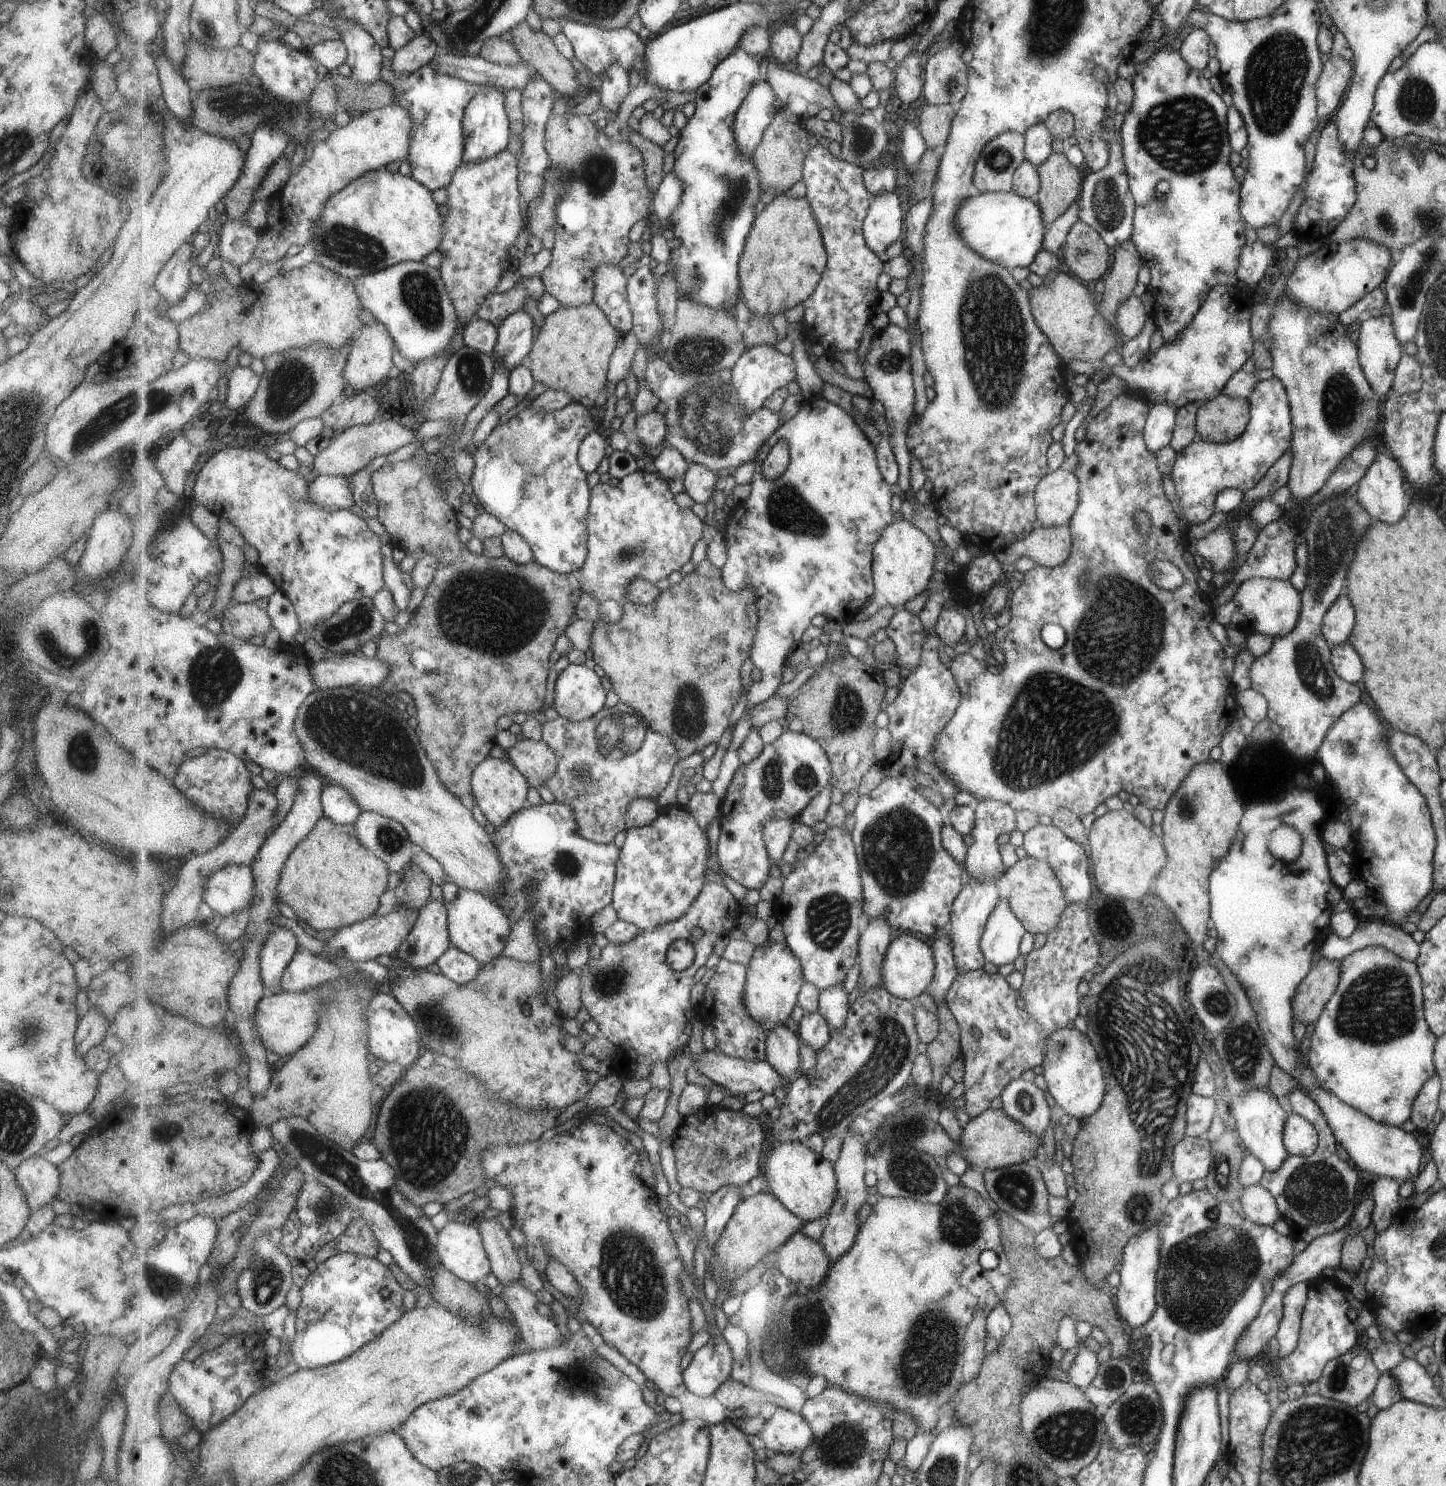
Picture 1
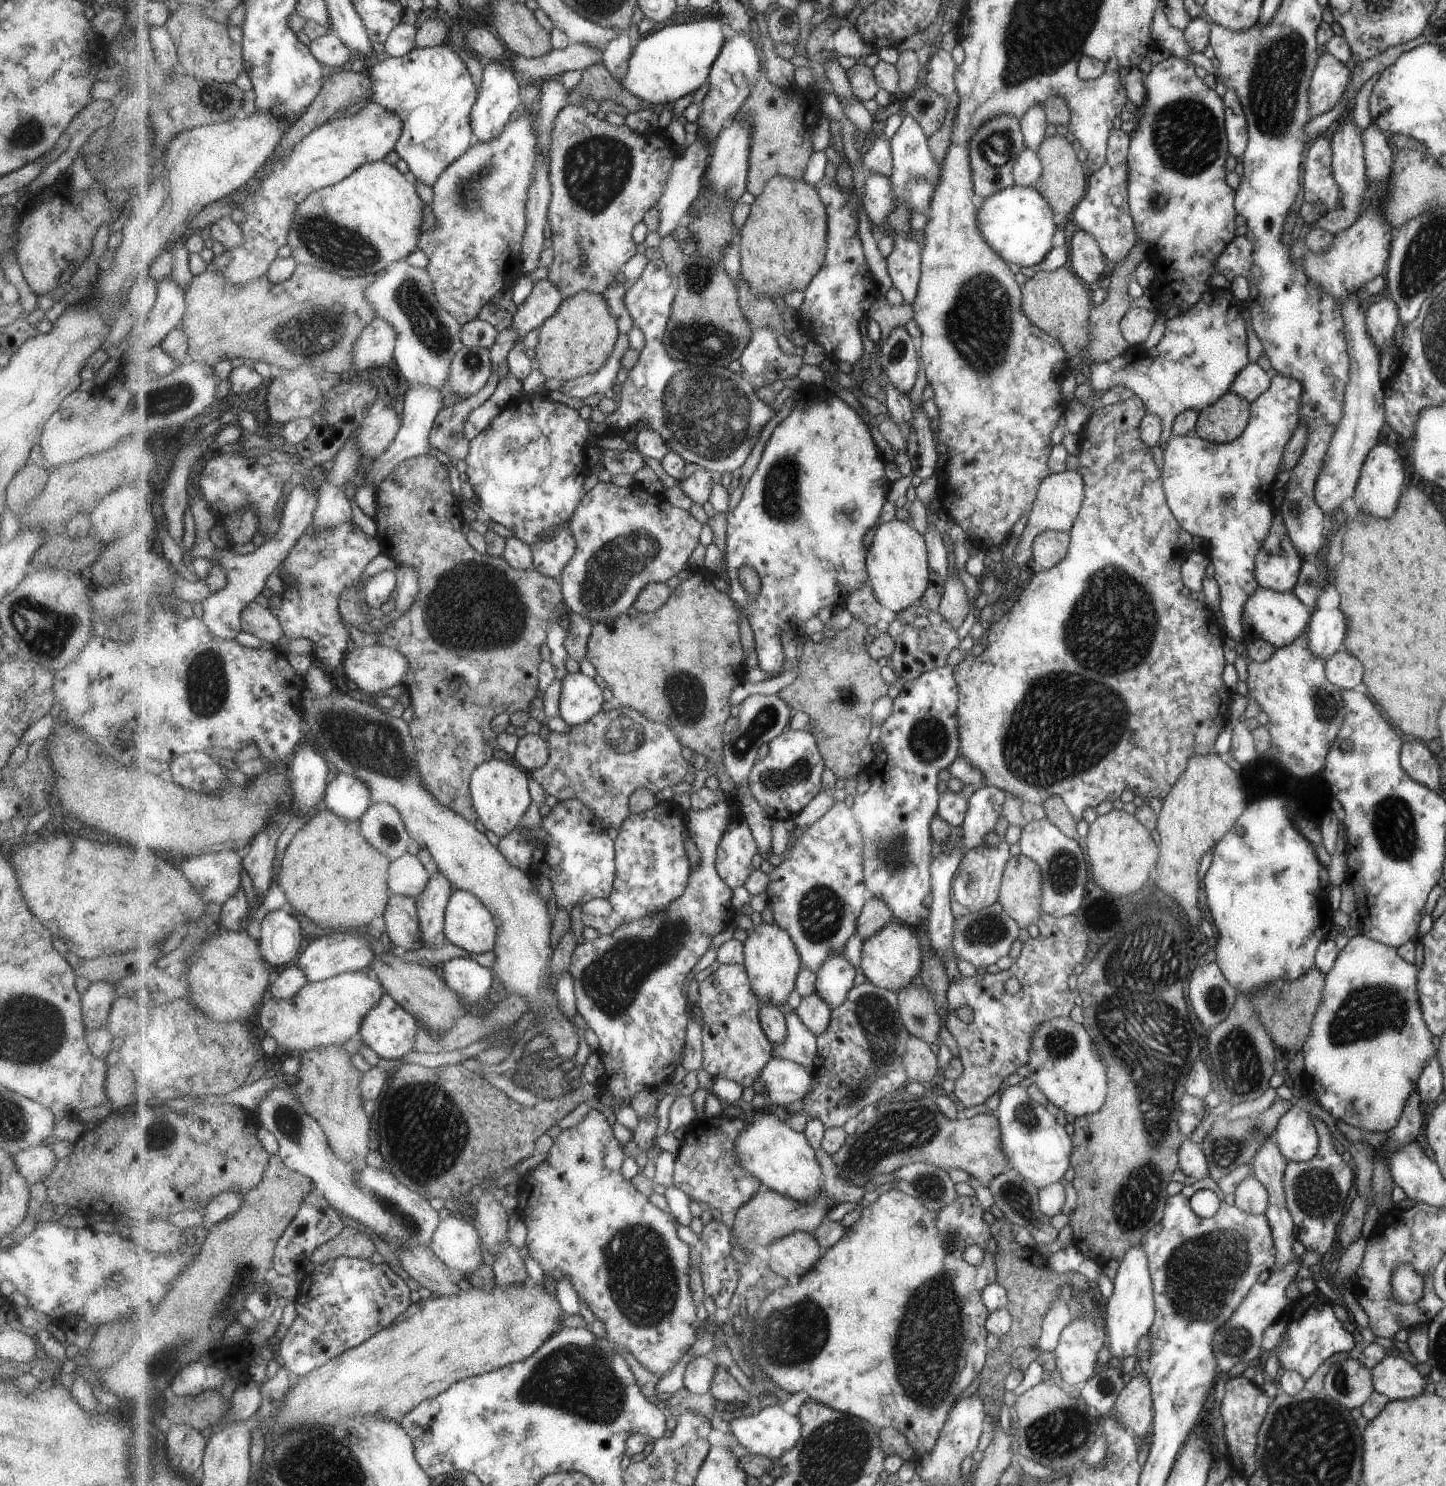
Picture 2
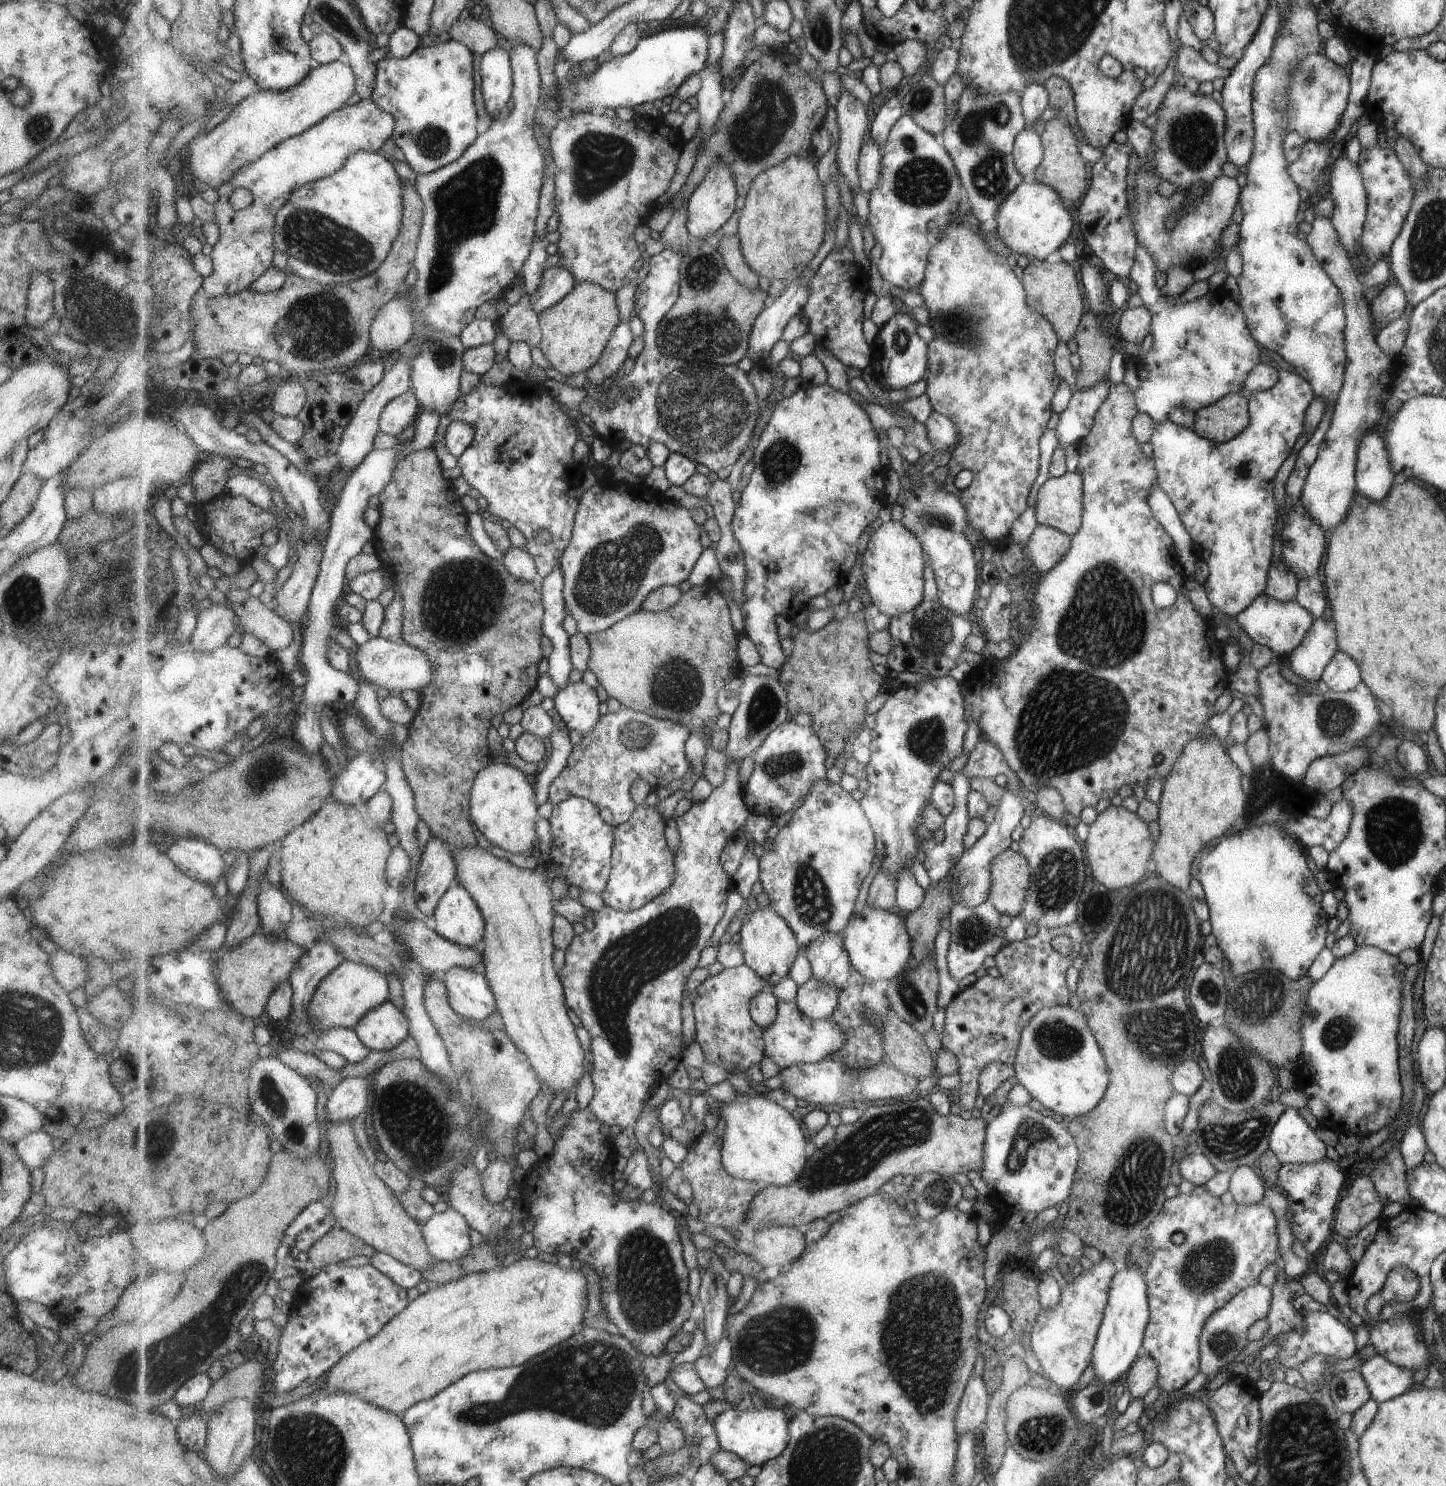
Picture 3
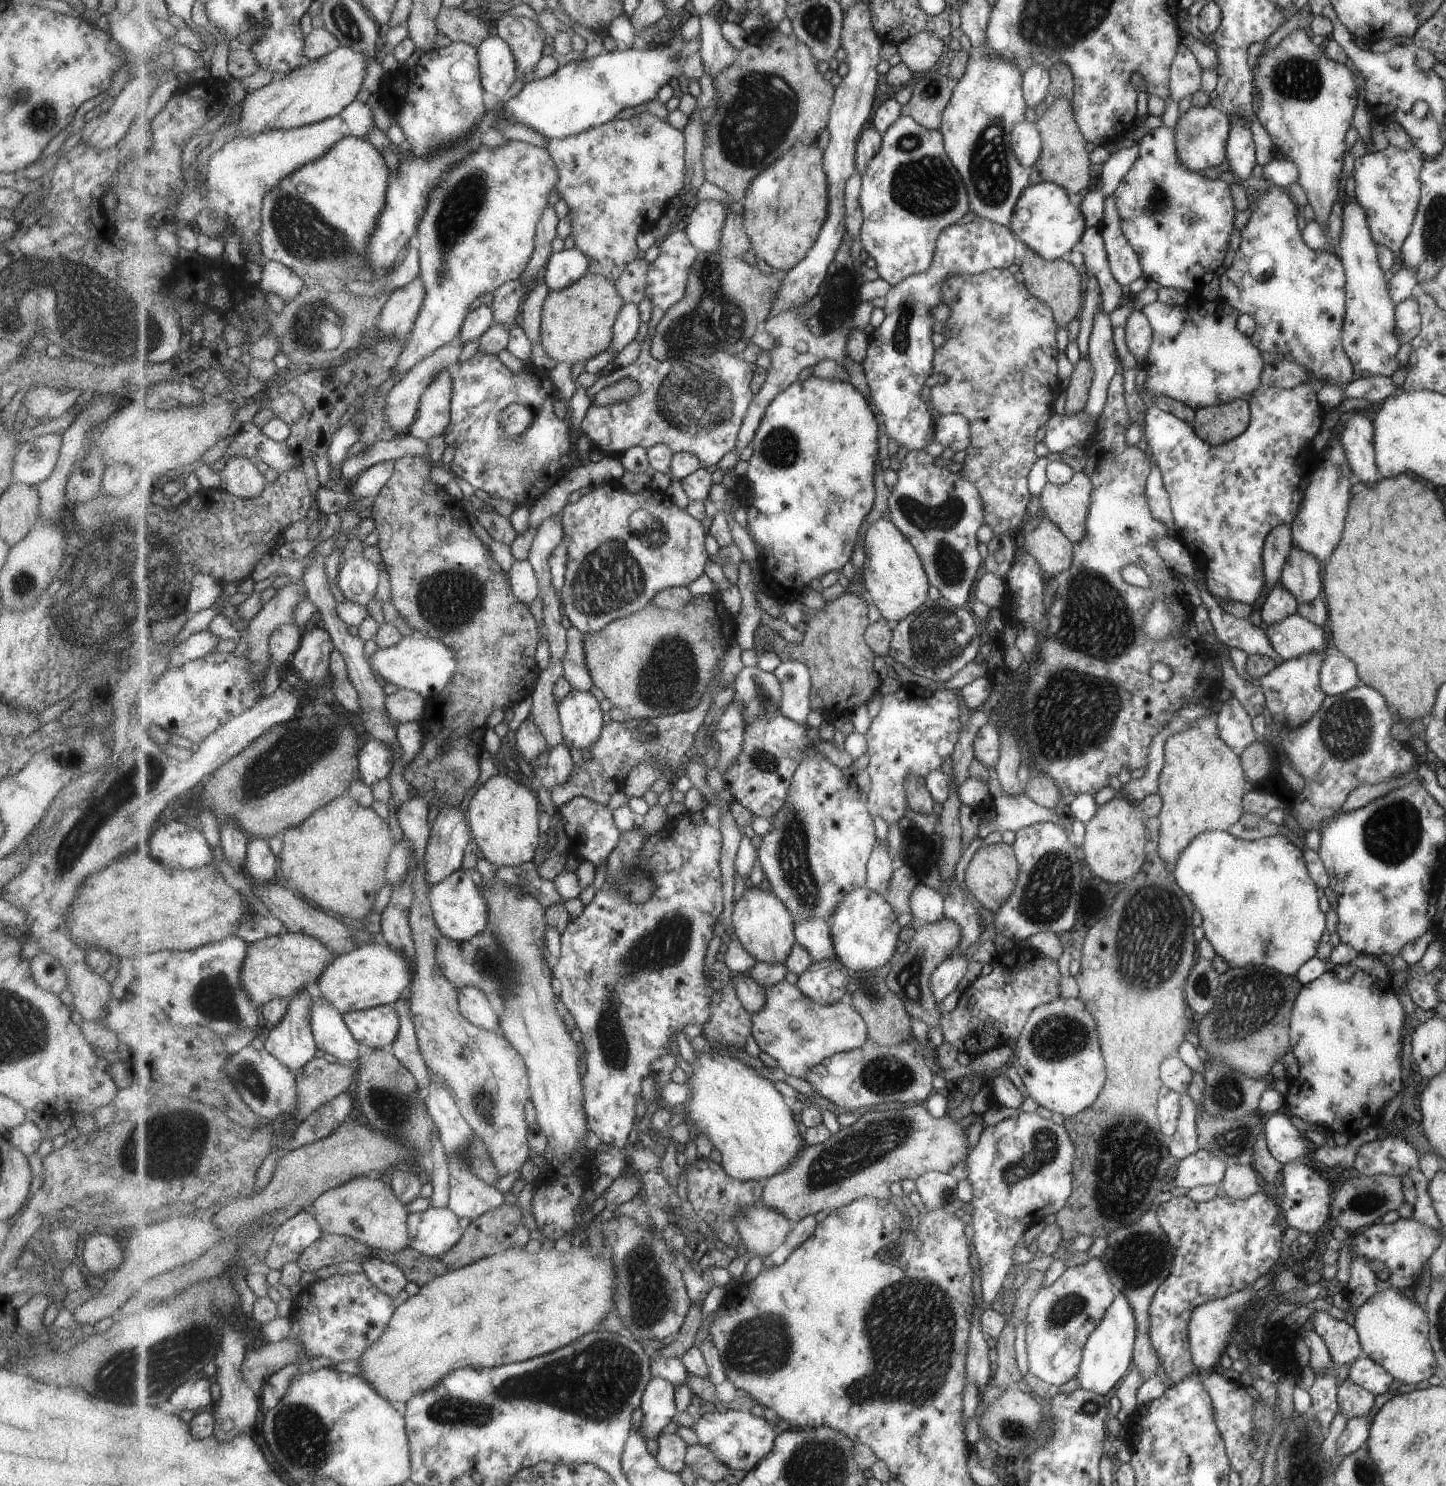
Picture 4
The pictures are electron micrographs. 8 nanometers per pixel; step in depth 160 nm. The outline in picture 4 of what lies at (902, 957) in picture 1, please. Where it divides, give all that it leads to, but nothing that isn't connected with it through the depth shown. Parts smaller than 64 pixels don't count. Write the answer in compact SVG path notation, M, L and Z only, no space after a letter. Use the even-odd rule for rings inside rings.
M866 886L850 892L828 921L836 956L852 971L877 971L898 957L900 918L883 895L870 891Z

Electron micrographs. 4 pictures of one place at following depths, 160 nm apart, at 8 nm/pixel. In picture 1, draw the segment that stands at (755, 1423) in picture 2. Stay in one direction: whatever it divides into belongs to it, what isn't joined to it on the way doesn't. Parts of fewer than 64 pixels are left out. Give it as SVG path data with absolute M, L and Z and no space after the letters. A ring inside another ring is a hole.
M777 1407L757 1436L772 1453L803 1452L816 1438L812 1424L801 1414Z

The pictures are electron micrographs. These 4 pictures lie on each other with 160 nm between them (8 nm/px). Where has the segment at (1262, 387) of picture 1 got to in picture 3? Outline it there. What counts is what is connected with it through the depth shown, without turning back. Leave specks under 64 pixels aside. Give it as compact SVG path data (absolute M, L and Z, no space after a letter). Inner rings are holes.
M1278 368L1278 381L1272 387L1261 392L1251 393L1247 396L1248 415L1251 417L1249 424L1239 435L1234 436L1231 440L1222 443L1211 443L1211 441L1205 437L1197 436L1197 433L1194 433L1192 429L1178 427L1169 420L1157 423L1153 429L1151 438L1148 440L1152 446L1152 455L1155 461L1157 484L1159 488L1170 498L1171 504L1175 507L1180 521L1191 537L1196 552L1207 552L1205 558L1200 558L1198 555L1198 558L1205 561L1209 569L1207 578L1202 582L1206 597L1215 608L1218 608L1223 614L1227 614L1229 618L1236 619L1236 616L1238 616L1244 608L1247 608L1249 604L1256 599L1256 596L1264 592L1268 568L1273 563L1277 550L1276 542L1273 540L1273 524L1275 524L1275 518L1277 518L1277 506L1275 506L1275 502L1273 502L1273 492L1271 492L1271 488L1273 488L1273 476L1275 476L1275 468L1279 468L1279 466L1283 464L1283 460L1289 456L1291 448L1293 448L1293 444L1295 444L1295 440L1297 440L1297 436L1299 436L1299 432L1303 432L1304 412L1307 410L1312 398L1312 387L1308 381L1293 371L1288 372L1287 370Z

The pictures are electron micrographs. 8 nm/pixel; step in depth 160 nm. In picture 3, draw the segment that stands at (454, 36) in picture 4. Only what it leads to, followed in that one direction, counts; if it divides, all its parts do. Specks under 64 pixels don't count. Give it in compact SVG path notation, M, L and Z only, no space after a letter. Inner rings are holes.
M471 16L458 20L449 32L449 38L461 41L465 46L483 56L486 52L497 47L497 31L491 28L487 22L479 20L477 16Z

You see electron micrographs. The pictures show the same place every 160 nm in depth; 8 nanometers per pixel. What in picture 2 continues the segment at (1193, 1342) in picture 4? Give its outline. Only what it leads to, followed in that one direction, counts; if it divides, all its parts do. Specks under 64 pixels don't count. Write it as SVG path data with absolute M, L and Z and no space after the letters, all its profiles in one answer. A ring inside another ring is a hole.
M1305 1250L1300 1257L1287 1261L1283 1266L1272 1268L1263 1284L1256 1284L1249 1290L1245 1300L1236 1308L1234 1314L1212 1335L1213 1356L1223 1372L1227 1372L1234 1364L1248 1363L1259 1356L1261 1334L1265 1332L1266 1328L1275 1324L1275 1320L1279 1318L1283 1308L1287 1306L1288 1298L1285 1298L1285 1292L1289 1284L1293 1282L1297 1269L1303 1265L1306 1267L1316 1265L1320 1262L1321 1257L1322 1255L1316 1252Z

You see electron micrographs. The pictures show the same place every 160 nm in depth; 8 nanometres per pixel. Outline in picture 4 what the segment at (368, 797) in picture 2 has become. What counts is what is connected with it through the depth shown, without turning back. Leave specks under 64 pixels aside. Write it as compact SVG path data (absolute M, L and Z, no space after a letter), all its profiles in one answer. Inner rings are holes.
M377 739L367 742L358 754L362 782L372 788L375 783L387 779L392 769L394 750Z

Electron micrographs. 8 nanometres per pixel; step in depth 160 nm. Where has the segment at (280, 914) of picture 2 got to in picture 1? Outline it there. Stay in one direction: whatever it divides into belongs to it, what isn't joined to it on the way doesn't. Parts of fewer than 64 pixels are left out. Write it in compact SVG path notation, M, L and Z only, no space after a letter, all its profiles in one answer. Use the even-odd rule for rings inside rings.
M286 926L275 929L271 938L266 940L265 946L261 953L261 972L264 986L268 989L272 988L275 994L281 992L279 990L282 976L285 974L287 965L293 960L297 952L297 938L294 935L295 931L288 930Z

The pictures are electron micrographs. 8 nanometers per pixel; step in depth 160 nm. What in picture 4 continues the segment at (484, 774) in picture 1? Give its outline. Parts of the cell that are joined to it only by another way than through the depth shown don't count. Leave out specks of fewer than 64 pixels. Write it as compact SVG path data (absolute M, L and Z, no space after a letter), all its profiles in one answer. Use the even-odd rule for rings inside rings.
M499 771L487 779L470 800L468 822L470 832L479 847L479 855L497 866L517 866L532 861L541 844L539 814L541 811L537 792L525 784L515 782Z

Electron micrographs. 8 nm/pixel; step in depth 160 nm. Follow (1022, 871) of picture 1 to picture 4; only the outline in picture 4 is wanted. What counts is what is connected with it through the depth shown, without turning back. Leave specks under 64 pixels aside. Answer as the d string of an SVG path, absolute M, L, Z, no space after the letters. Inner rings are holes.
M1003 841L988 845L982 844L975 851L965 869L965 886L981 907L995 913L1012 894L1017 884L1018 872L1018 864L1011 846L1007 846Z

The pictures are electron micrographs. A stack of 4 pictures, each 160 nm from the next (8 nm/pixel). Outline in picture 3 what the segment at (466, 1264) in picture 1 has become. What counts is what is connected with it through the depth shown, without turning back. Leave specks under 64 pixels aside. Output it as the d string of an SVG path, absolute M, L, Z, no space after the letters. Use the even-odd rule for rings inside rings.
M449 1208L432 1216L423 1227L423 1234L428 1249L438 1261L454 1263L472 1250L471 1229L464 1214Z

